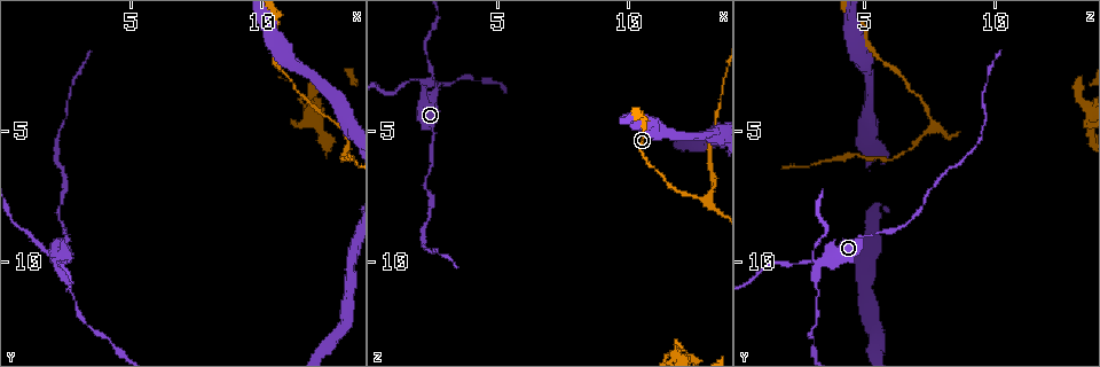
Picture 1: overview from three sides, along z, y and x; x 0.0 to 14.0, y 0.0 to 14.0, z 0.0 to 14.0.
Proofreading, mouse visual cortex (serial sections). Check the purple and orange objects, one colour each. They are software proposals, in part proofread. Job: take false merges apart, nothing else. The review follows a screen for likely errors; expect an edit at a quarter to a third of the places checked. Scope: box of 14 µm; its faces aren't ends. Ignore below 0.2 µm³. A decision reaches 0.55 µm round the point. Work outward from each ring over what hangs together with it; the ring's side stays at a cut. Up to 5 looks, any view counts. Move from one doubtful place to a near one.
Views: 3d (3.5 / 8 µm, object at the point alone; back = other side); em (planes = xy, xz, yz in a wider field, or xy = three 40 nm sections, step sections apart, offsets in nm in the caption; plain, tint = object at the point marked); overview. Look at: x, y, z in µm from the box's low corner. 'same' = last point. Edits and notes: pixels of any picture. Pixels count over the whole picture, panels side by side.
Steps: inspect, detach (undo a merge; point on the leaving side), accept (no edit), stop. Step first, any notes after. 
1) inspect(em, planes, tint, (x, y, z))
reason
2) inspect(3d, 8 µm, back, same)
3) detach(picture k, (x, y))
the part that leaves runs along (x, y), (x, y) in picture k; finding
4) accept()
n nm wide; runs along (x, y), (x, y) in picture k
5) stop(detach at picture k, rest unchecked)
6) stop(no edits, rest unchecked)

inspect(3d, 8 µm, (13.1, 4.9, 7.5))

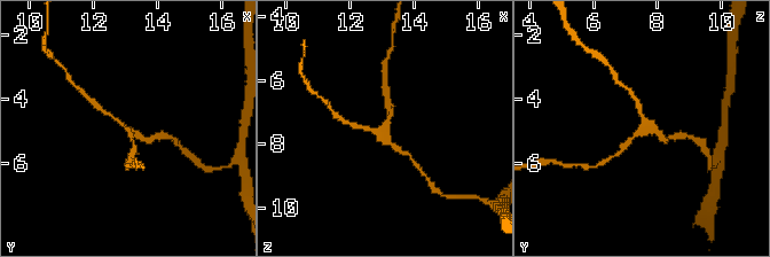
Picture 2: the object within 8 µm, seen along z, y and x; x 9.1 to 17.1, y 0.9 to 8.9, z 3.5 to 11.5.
inspect(em, xy, step 5, tint, (13.1, 4.9, 7.6))
3 arms; arms of 150, 150, 200 nm; now the EM

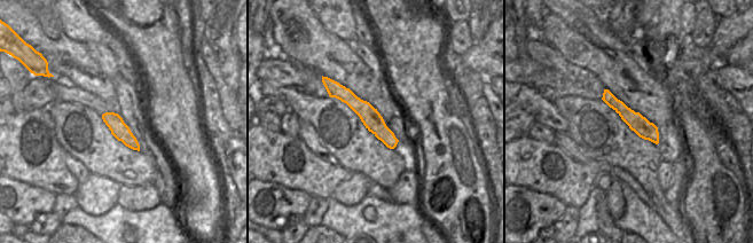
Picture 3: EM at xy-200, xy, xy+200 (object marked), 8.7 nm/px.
accept()
runs along (328, 84), (350, 98), (393, 143) in picture 3; all the same cell

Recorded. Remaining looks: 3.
inspect(3d, 3.5 µm, (2.6, 10.1, 3.1))
sudden change in width

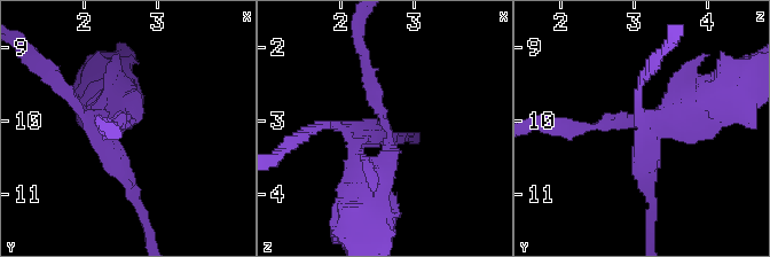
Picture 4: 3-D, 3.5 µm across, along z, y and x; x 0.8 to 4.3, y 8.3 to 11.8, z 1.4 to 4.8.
inspect(em, xy, step 3, tint, (2.60, 10.00, 3.00))
arms of 150, 450 nm; now the EM

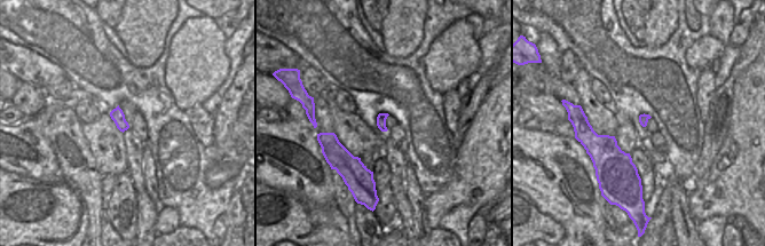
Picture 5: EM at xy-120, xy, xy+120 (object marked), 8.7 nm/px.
detach(picture 4, (611, 117))
two cells meet here

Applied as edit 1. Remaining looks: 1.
stop(detach at picture 4, rest unchecked)

